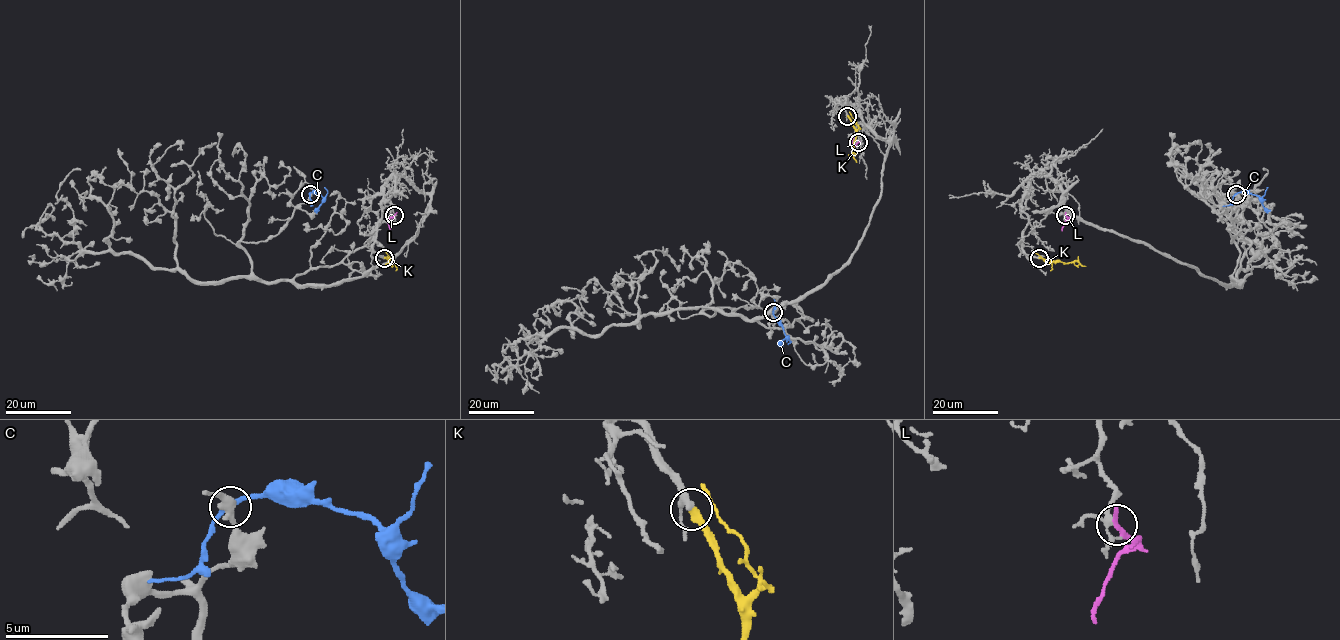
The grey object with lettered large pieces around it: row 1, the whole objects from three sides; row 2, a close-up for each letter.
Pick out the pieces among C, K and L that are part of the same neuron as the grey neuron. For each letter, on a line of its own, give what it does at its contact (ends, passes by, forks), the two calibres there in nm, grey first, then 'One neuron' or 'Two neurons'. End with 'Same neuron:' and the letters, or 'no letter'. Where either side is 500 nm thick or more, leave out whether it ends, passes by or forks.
C: It passes by. Thickness 400 nm (grey) against 300 nm. Two neurons
K: It ends there. Thickness 320 nm (grey) against 400 nm. One neuron
L: It ends there. Thickness 180 nm (grey) against 280 nm. Two neurons
Same neuron: K

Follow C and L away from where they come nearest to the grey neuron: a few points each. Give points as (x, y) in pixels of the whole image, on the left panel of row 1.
C: (310, 194), (317, 192), (322, 198), (316, 213)
L: (394, 215), (388, 220), (389, 231)

